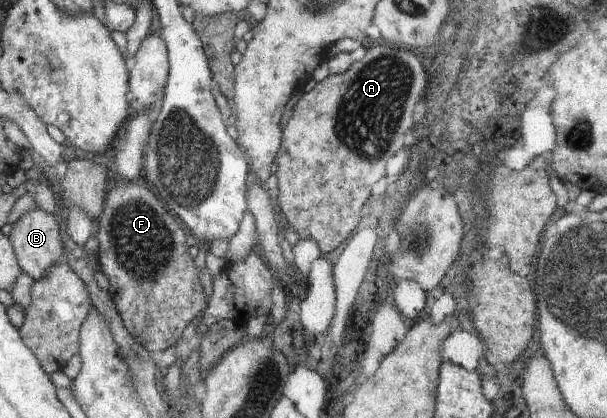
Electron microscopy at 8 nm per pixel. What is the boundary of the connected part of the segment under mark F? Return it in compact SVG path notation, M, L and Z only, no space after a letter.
M112 179L109 184L95 234L99 241L97 257L100 270L109 280L107 292L129 334L151 354L157 351L163 353L183 336L183 330L191 324L191 320L195 320L208 307L197 276L198 270L187 253L185 240L188 234L141 181Z

